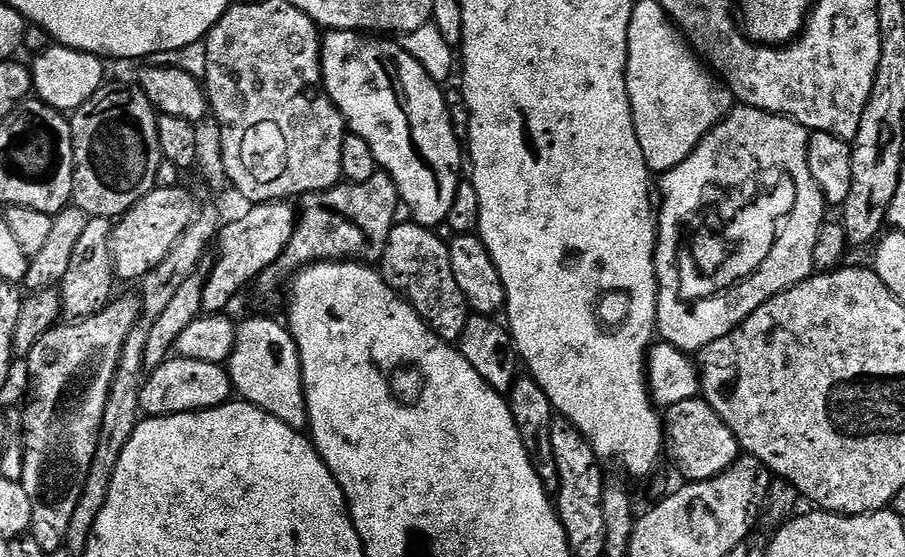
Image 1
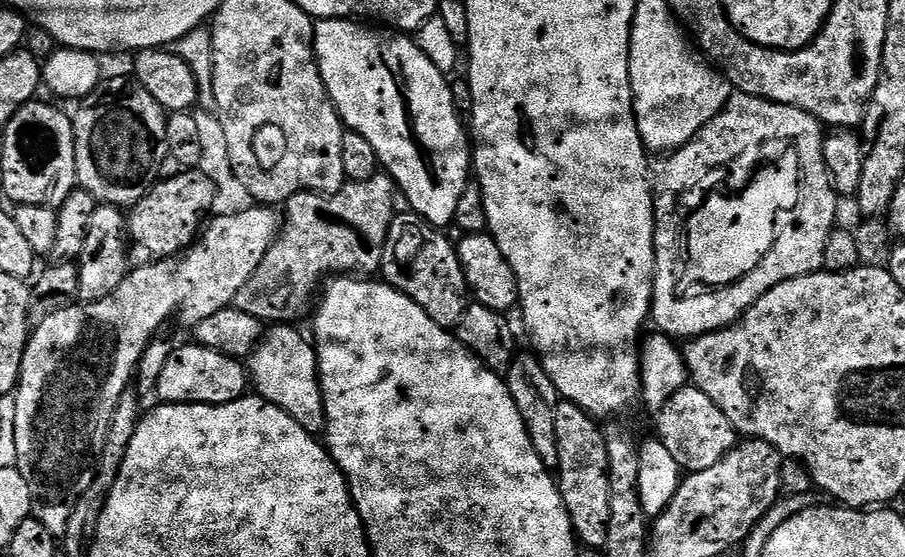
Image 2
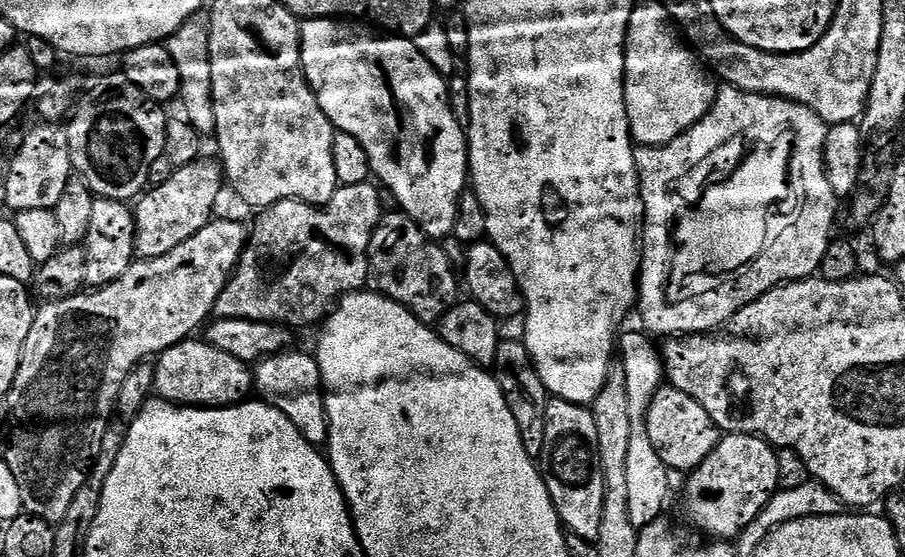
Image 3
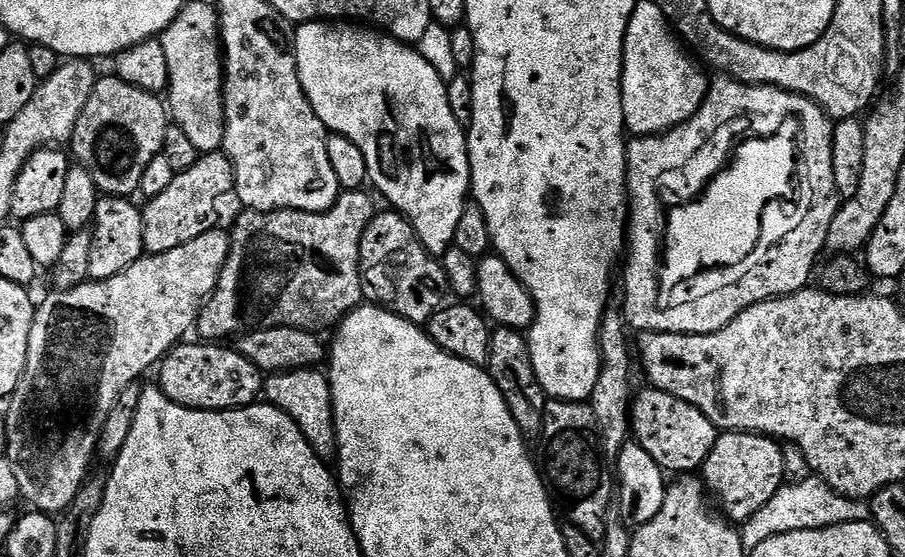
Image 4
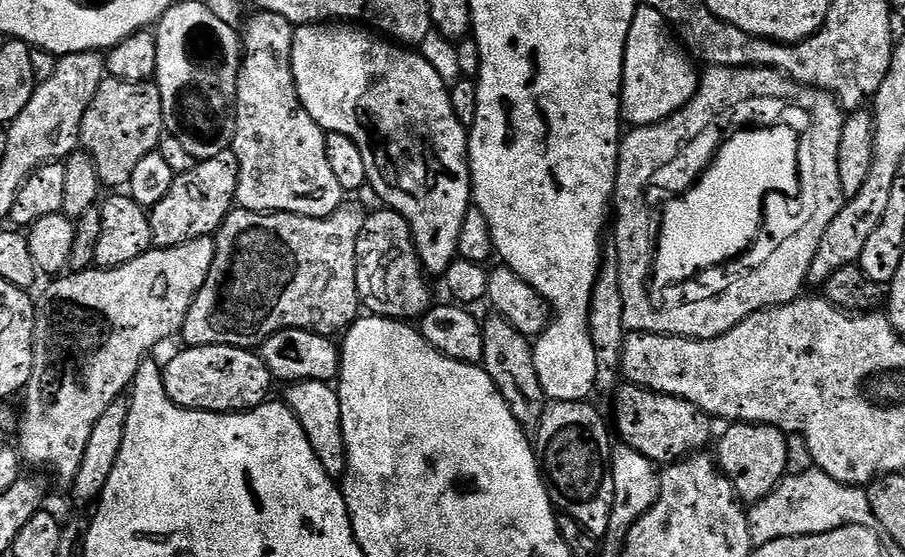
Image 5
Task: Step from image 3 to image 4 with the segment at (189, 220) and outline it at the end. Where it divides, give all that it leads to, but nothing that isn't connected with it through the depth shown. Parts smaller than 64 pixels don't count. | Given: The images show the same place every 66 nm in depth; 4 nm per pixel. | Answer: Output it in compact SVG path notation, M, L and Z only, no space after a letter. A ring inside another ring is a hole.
M223 151L201 155L194 166L177 171L174 182L170 182L162 194L151 197L145 203L148 205L143 205L145 253L157 256L213 231L220 216L220 199L233 191L235 183L232 159Z

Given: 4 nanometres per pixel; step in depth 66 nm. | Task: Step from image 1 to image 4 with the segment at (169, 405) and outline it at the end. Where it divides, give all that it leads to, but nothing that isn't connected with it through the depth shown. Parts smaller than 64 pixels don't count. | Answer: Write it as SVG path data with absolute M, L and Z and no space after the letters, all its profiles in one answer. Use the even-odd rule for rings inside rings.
M184 342L173 348L158 365L158 373L160 372L158 387L175 404L181 404L184 408L197 408L203 412L226 412L229 408L247 408L249 404L257 403L265 377L260 369L254 366L254 362L247 360L241 352L236 351L232 346L221 346L216 342L188 343Z

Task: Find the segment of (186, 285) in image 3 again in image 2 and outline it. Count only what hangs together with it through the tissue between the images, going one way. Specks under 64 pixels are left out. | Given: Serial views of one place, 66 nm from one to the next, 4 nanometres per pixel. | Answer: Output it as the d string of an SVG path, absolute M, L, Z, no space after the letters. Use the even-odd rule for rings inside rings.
M255 206L245 213L234 214L233 216L216 216L213 224L209 223L203 229L202 235L181 255L179 258L169 258L166 260L158 260L151 264L142 264L133 267L128 273L128 277L120 283L118 290L111 292L106 298L95 302L73 302L66 308L59 308L56 312L43 317L39 321L40 324L31 329L28 337L28 345L24 348L24 357L20 363L20 380L16 384L15 394L18 402L18 412L15 415L13 423L14 443L17 446L17 464L15 469L20 472L22 478L26 480L29 486L30 498L32 499L32 513L35 519L44 525L46 531L51 532L53 537L63 537L70 519L70 514L75 508L75 504L79 502L80 496L92 485L94 475L94 465L98 460L98 453L104 447L104 440L107 438L107 430L110 426L111 416L115 412L115 408L119 404L119 400L125 394L128 388L128 380L133 379L136 366L143 356L149 343L157 338L160 327L167 322L171 316L180 315L180 320L189 326L201 324L206 318L210 318L214 314L218 314L223 308L231 308L235 305L238 290L242 290L242 286L246 286L246 282L250 278L250 274L254 272L262 262L262 258L266 256L266 250L270 250L270 246L276 240L276 233L279 232L282 223L281 217L276 217L277 209L272 206Z

